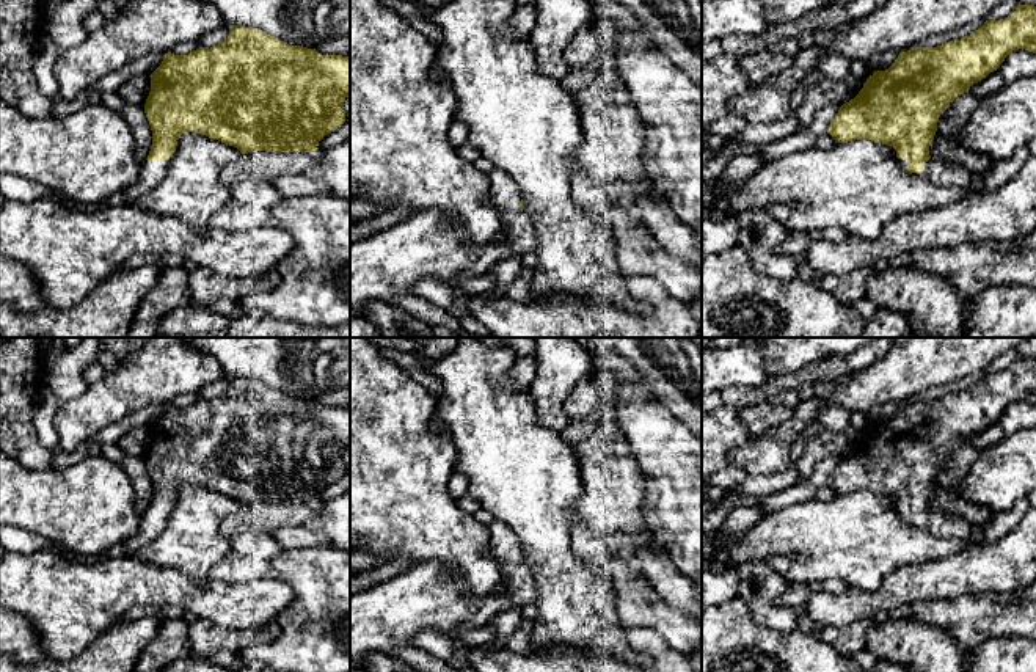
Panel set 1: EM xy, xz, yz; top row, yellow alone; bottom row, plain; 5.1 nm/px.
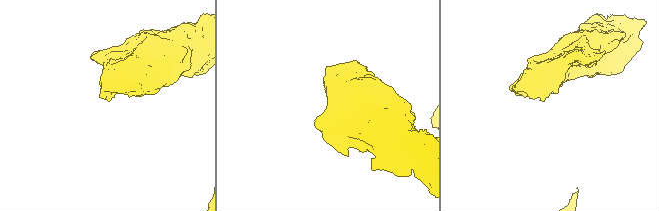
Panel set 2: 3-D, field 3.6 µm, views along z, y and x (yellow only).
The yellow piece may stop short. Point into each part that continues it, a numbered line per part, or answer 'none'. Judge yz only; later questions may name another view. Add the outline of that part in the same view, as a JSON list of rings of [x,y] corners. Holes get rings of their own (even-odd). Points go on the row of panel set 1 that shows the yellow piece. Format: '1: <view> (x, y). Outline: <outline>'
1: yz (944, 173). Outline: [[[929,159],[925,163],[925,171],[921,174],[910,173],[914,176],[923,176],[931,182],[942,187],[970,187],[972,173],[958,163],[951,163],[942,159]]]

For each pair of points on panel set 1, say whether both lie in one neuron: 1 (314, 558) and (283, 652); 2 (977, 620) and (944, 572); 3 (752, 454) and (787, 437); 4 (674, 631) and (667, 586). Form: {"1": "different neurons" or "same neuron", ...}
{"1": "same neuron", "2": "different neurons", "3": "same neuron", "4": "different neurons"}

